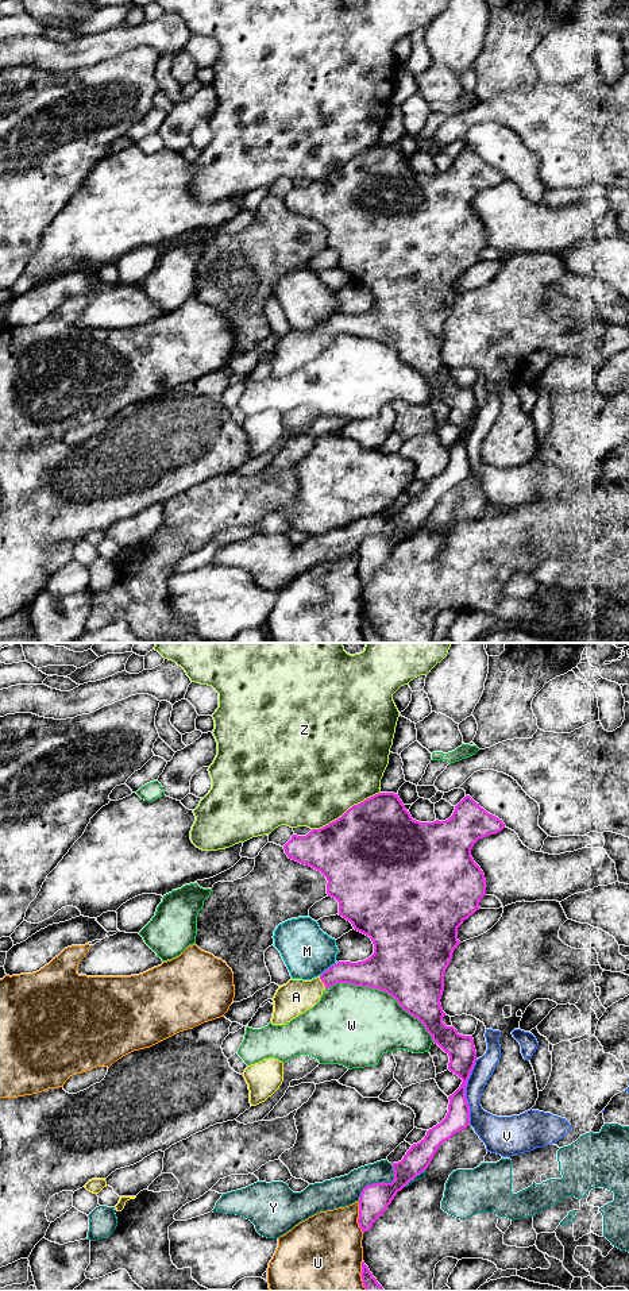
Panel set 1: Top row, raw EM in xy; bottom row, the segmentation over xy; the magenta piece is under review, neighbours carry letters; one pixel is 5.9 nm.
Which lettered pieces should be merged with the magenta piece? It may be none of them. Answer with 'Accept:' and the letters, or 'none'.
Accept: A

